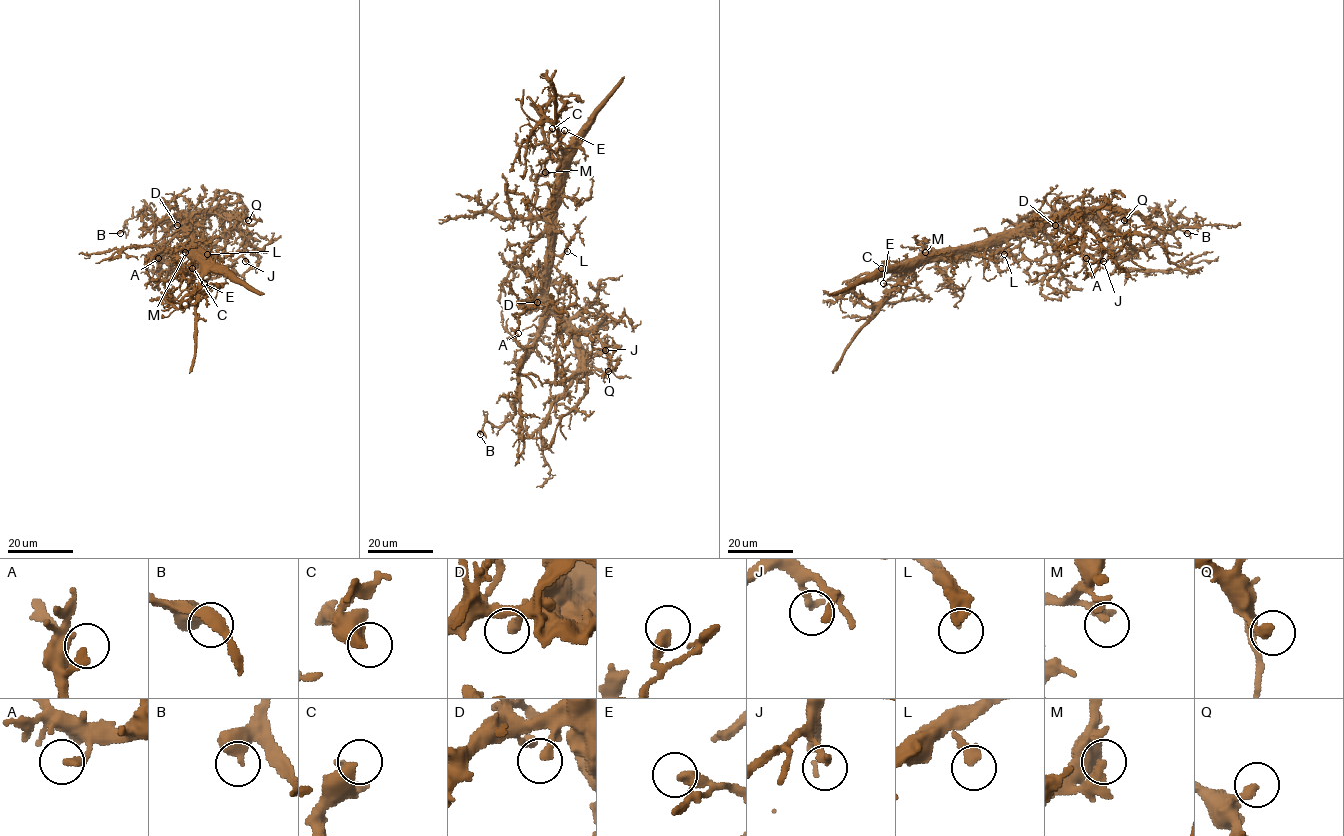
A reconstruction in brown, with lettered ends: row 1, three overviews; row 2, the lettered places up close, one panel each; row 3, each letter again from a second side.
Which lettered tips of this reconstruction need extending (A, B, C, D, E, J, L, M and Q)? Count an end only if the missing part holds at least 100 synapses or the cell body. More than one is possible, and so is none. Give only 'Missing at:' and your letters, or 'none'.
Missing at: none

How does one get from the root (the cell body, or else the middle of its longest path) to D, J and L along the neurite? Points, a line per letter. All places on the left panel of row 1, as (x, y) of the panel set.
D: (190, 225), (177, 225)
J: (190, 225), (188, 222), (202, 215), (227, 216), (241, 235), (245, 261)
L: (190, 225), (192, 241), (199, 243), (207, 254)

